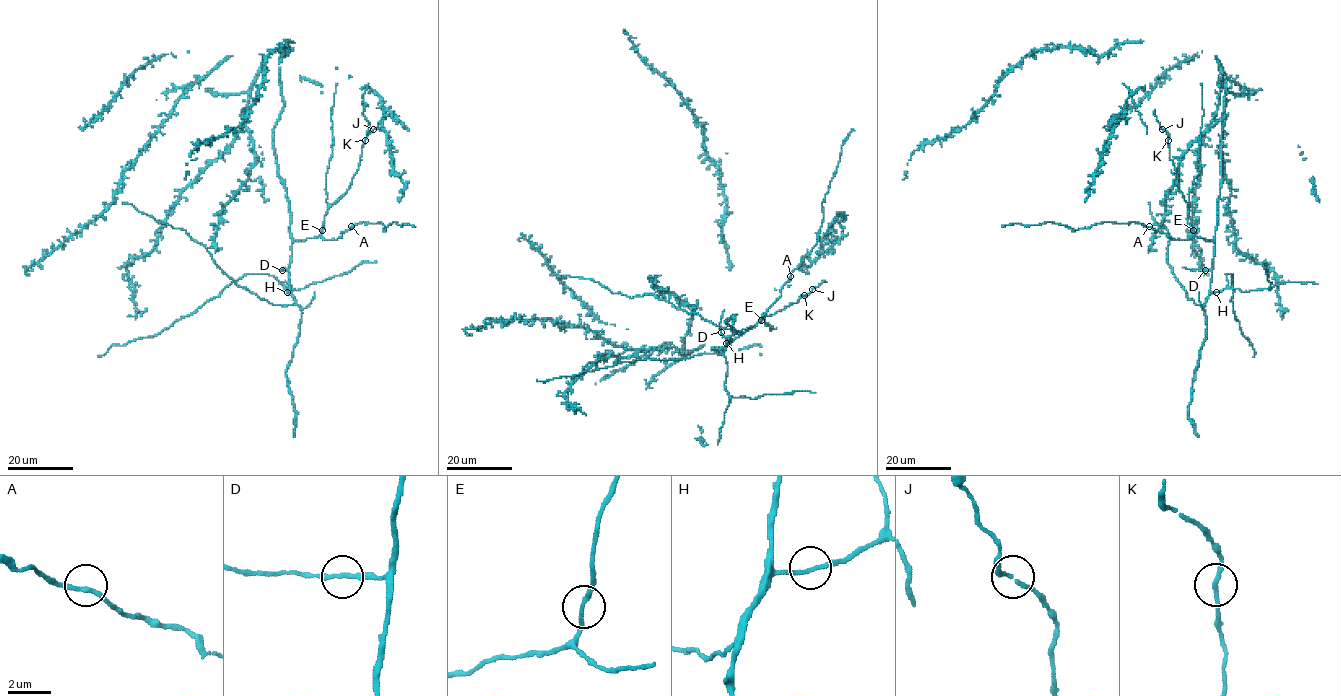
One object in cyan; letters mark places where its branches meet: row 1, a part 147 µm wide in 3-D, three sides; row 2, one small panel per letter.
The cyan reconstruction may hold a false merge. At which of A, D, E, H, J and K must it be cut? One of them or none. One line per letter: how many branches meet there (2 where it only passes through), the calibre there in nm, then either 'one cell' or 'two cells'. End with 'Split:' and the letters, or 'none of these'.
A: 2 | 200 nm | one cell
D: 2 | 190 nm | one cell
E: 2 | 200 nm | one cell
H: 2 | 190 nm | one cell
J: 2 | 160 nm | one cell
K: 2 | 190 nm | one cell
Split: none of these

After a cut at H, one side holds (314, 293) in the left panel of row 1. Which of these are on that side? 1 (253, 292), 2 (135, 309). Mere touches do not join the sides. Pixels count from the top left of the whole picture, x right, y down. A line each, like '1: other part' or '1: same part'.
1: same part
2: same part

